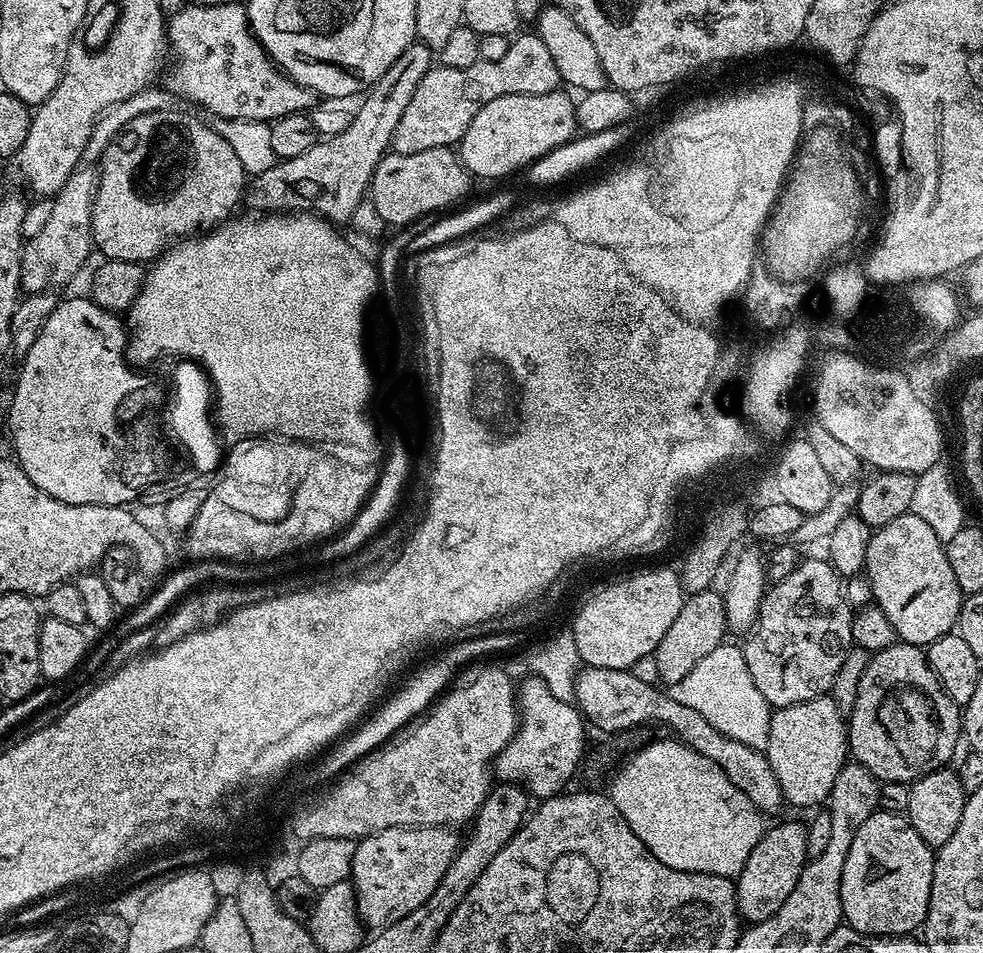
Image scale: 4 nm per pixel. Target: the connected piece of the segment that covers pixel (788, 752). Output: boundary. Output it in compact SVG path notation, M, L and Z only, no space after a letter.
M831 695L775 709L770 722L766 755L789 805L812 809L823 805L832 792L838 770L842 770L850 756L845 713L838 710Z

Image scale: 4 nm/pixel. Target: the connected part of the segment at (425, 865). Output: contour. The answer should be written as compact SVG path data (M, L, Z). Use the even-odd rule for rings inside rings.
M451 827L438 828L391 828L382 830L373 836L365 836L356 844L352 855L352 875L350 883L356 891L356 910L365 925L369 929L379 930L398 922L398 918L406 918L410 910L418 910L430 894L442 882L442 874L450 866L450 862L456 856L458 839Z

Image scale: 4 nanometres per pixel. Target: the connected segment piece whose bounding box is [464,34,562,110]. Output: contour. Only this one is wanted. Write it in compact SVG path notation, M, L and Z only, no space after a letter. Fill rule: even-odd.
M535 34L519 36L517 35L509 43L505 56L498 58L498 62L486 62L480 59L474 66L466 66L464 92L476 92L477 110L482 110L486 102L494 102L494 98L502 98L510 94L537 96L557 91L561 87L558 66L554 66L554 58L550 58L550 50L542 46L540 37ZM488 92L492 92L492 96L488 96Z

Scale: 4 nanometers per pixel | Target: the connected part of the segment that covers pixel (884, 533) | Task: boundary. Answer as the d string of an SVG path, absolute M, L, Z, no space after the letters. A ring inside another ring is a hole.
M913 514L894 518L894 522L871 533L864 566L867 578L872 583L872 599L884 611L886 618L890 618L890 626L894 626L897 637L903 643L927 646L957 627L962 593L954 578L954 570L950 570L950 562L944 553L945 547L946 544L938 538L934 530L922 518Z

